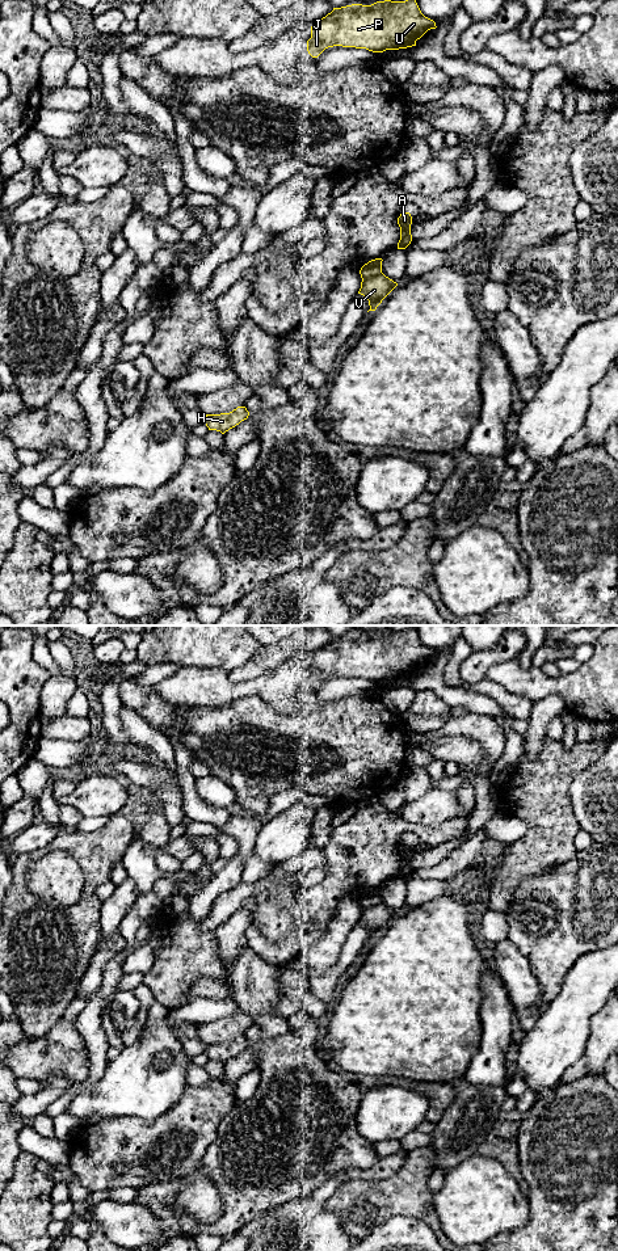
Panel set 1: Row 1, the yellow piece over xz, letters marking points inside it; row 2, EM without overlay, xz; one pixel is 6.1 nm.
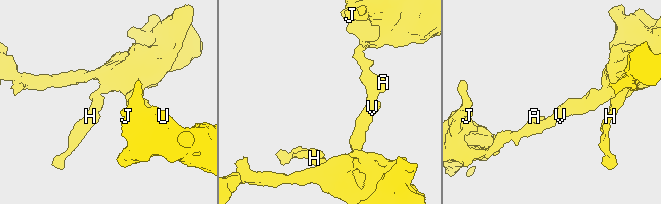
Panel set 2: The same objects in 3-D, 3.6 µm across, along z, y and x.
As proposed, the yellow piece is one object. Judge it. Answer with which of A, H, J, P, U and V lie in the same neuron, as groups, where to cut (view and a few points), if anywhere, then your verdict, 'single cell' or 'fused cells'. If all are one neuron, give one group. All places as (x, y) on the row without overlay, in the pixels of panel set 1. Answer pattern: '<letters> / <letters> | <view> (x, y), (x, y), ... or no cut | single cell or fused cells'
A J P U / H V | xz (382, 902), (362, 909) | fused cells

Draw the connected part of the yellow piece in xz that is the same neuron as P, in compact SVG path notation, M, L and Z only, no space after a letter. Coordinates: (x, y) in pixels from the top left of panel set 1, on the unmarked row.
M415 627L405 631L377 631L333 637L311 656L307 681L318 687L333 675L366 678L373 682L416 675L436 652L425 646Z

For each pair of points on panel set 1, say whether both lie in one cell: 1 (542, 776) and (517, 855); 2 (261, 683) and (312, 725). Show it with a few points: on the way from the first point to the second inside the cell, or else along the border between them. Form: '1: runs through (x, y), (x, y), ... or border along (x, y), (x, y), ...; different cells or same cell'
1: runs through (542, 796), (542, 830), (537, 835); same cell
2: border along (268, 704), (282, 714), (297, 714), (299, 711); different cells

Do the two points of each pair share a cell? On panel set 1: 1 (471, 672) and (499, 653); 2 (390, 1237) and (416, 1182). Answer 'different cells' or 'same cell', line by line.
1: same cell
2: different cells

